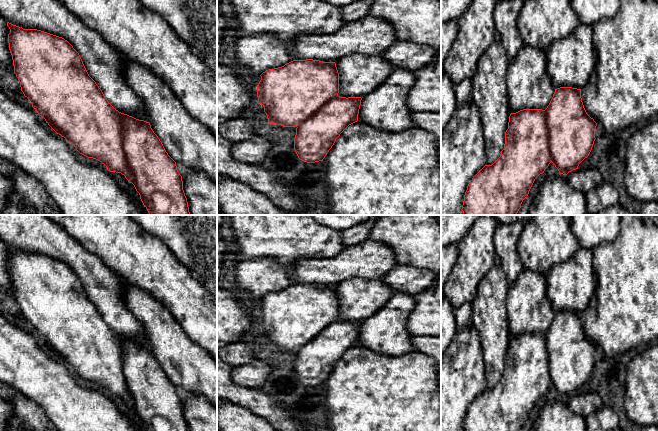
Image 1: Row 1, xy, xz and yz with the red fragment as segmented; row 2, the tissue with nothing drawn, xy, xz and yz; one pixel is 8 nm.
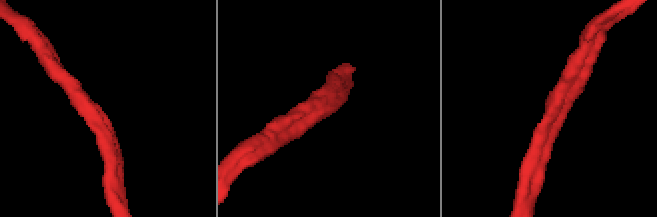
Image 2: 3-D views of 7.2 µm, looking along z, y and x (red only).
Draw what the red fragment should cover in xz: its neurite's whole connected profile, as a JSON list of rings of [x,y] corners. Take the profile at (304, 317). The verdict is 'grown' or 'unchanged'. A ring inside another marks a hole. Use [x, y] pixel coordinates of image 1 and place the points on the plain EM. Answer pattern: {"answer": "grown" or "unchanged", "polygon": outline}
{"answer": "unchanged", "polygon": [[[293,284],[282,291],[268,293],[257,309],[258,328],[262,328],[268,346],[297,351],[294,374],[307,387],[323,385],[340,358],[358,345],[361,321],[340,321],[339,297],[335,286]]]}

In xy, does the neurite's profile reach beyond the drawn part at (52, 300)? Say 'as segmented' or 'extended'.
as segmented

